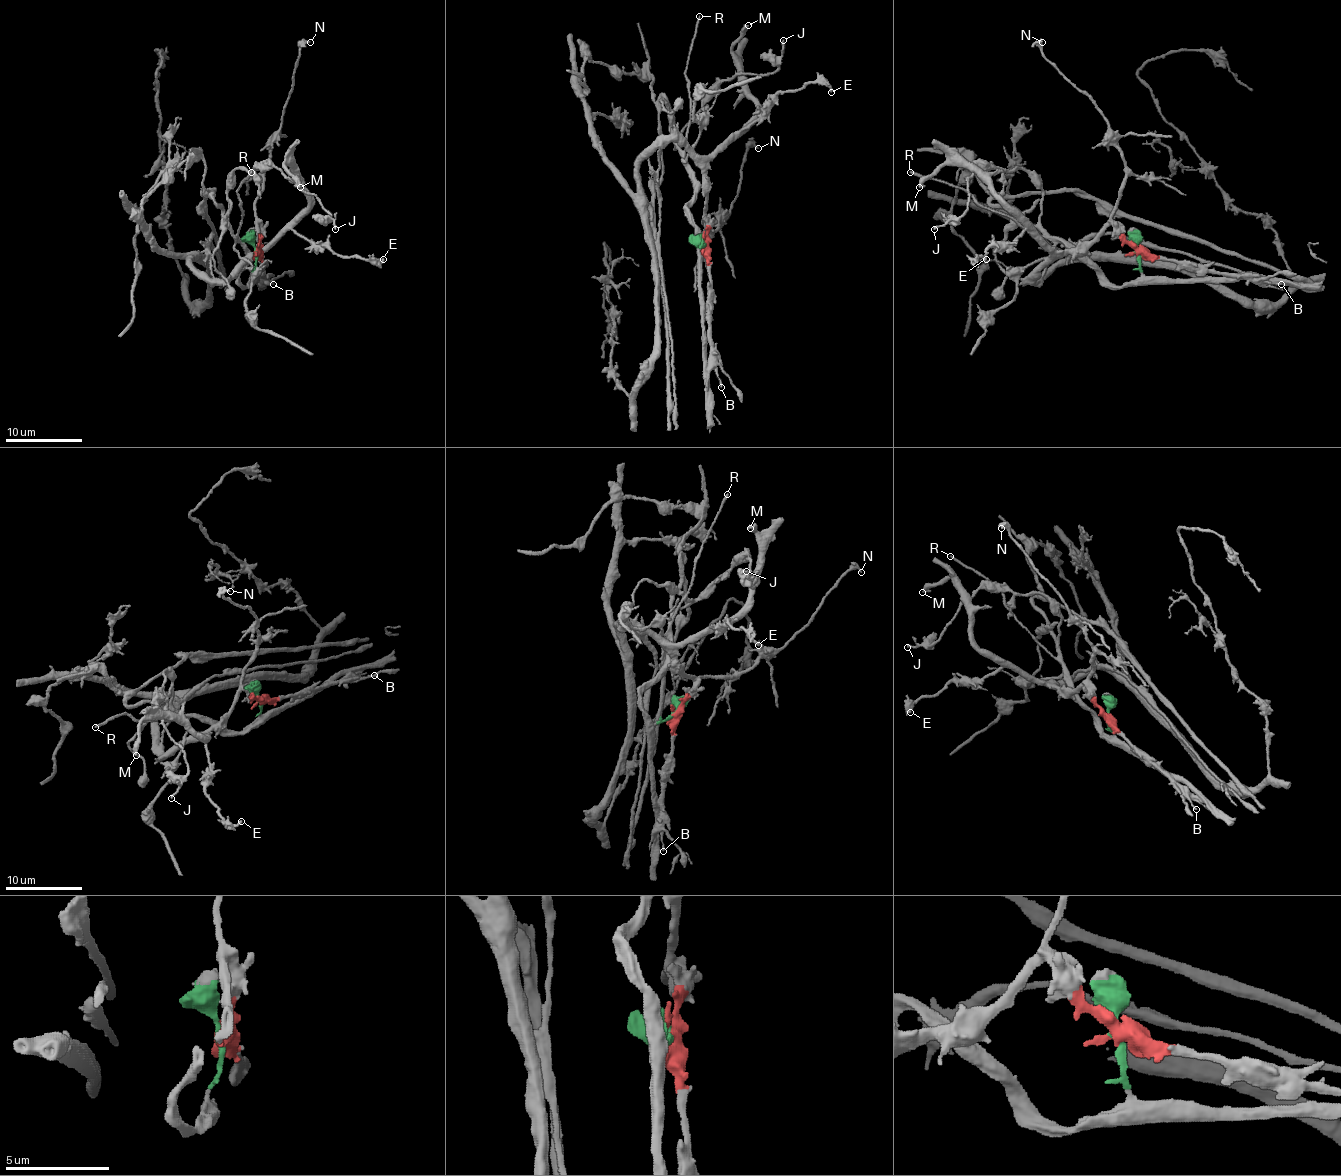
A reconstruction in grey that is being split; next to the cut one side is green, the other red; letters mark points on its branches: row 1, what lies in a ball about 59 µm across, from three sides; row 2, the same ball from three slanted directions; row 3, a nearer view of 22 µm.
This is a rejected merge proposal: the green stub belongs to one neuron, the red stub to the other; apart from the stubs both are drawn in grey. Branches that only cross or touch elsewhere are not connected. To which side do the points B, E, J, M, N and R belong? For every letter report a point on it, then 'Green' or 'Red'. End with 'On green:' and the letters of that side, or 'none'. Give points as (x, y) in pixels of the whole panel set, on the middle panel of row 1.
B: Place: (721, 387). Red
E: Place: (831, 92). Red
J: Place: (783, 40). Green
M: Place: (748, 25). Red
N: Place: (758, 148). Red
R: Place: (699, 16). Green
On green: J, R

